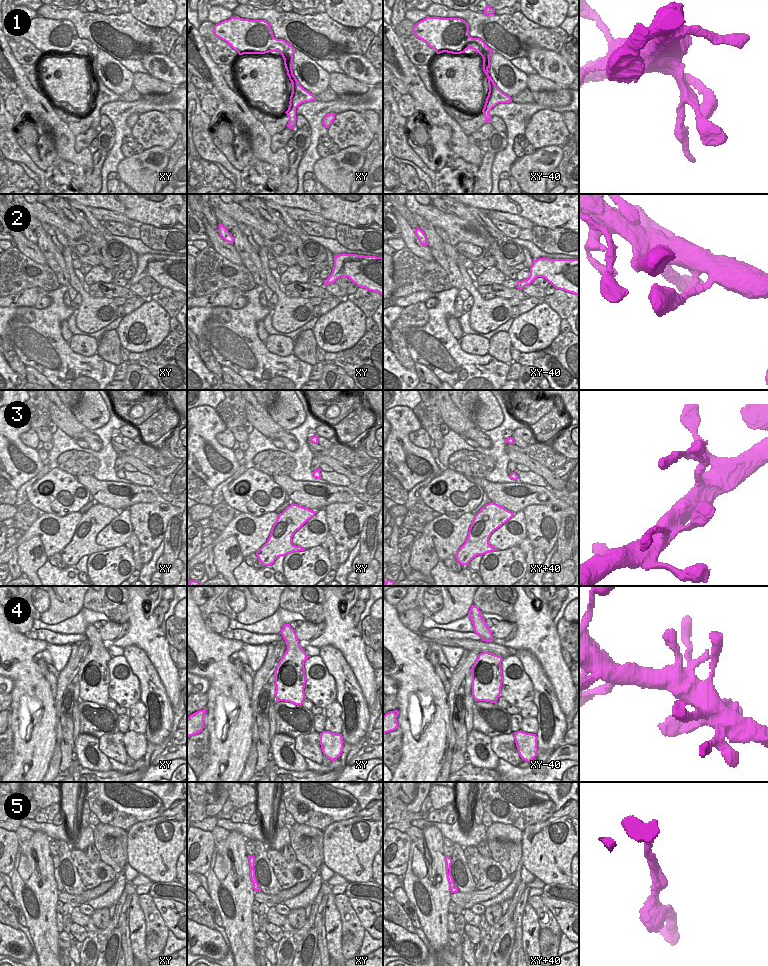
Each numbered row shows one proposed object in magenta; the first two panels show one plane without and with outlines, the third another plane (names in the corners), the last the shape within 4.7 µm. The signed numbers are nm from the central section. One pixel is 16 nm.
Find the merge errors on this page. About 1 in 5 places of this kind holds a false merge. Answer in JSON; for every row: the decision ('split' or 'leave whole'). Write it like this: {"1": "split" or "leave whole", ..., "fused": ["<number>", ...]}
{"1": "leave whole", "2": "leave whole", "3": "leave whole", "4": "leave whole", "5": "leave whole", "fused": []}

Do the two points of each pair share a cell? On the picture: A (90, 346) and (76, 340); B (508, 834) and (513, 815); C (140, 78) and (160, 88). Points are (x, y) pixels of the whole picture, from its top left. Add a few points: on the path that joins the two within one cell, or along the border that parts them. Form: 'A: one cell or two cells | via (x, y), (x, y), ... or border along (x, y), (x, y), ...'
A: one cell | via (87, 344), (84, 341), (79, 341)
B: two cells | border along (493, 822), (511, 824), (522, 832)
C: one cell | via (145, 83), (155, 85)

